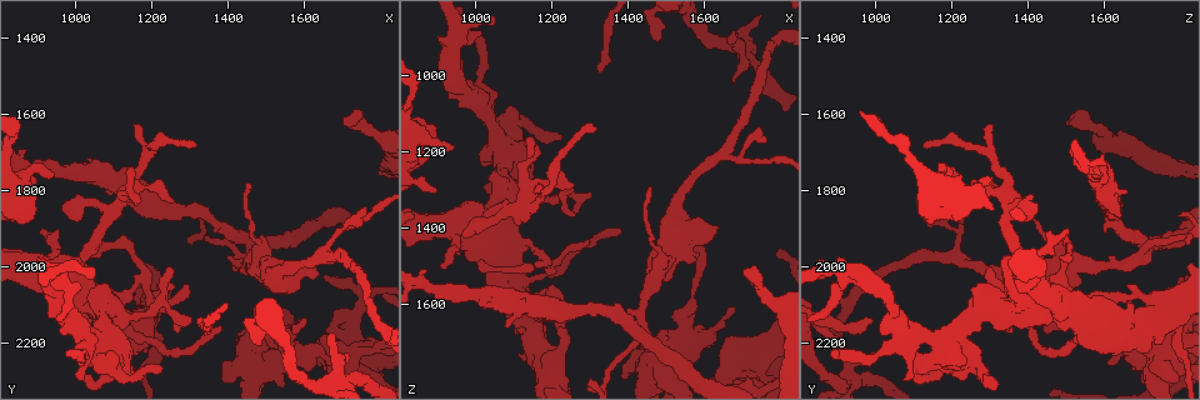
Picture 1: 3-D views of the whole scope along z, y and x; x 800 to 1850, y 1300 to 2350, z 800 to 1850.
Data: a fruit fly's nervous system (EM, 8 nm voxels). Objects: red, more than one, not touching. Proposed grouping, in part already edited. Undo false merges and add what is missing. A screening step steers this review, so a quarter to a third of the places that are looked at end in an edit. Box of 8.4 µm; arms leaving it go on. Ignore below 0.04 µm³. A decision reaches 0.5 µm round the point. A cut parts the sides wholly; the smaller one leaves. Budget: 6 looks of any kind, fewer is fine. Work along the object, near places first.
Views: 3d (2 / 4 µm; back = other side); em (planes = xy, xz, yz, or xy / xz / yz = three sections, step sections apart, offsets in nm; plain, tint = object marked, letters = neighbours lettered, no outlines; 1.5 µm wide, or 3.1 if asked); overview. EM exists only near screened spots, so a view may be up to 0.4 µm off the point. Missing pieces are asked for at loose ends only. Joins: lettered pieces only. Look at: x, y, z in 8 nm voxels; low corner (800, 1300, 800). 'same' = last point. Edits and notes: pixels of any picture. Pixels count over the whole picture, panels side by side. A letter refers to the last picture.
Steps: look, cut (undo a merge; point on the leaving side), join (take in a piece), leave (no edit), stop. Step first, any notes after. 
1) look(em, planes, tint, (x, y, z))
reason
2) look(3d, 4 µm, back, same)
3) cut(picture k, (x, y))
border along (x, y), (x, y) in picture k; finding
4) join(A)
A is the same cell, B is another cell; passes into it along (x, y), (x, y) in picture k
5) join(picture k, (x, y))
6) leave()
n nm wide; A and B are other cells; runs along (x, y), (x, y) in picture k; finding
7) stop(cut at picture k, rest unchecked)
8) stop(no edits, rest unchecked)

look(3d, 4 µm, (1570, 2175, 1440))
thin end

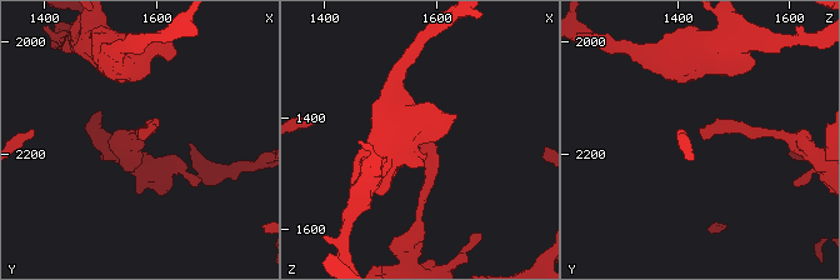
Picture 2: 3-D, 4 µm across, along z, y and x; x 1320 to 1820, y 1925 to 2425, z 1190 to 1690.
look(em, planes, letters, (1575, 2175, 1450))
now the EM

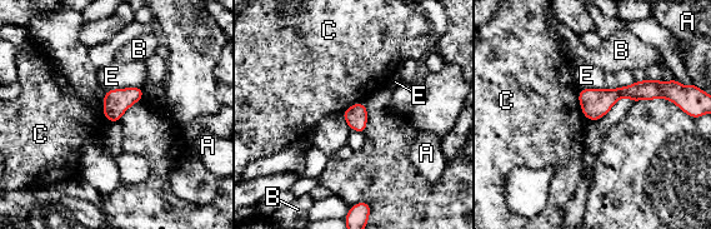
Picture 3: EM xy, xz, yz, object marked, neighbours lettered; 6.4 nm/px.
leave()
140 nm wide; A, B, C and E are other cells; none of them fits

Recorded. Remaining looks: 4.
look(3d, 4 µm, (1255, 1825, 1280))
thin end

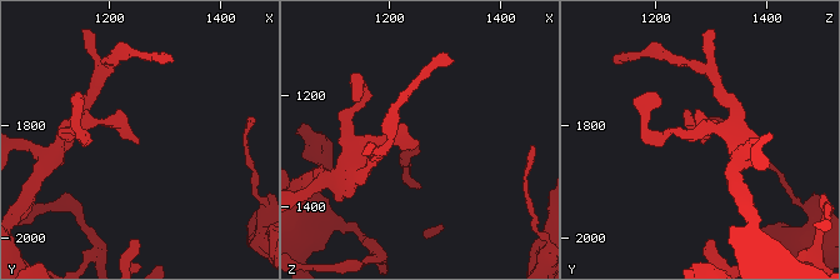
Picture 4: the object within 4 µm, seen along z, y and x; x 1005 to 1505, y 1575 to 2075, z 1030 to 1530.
look(em, xz, step 8, tint, (1250, 1835, 1285))

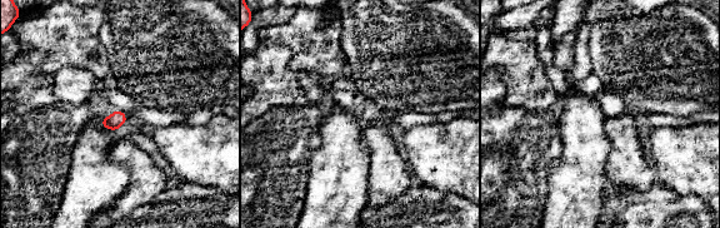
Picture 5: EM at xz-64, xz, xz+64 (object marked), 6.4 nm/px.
look(em, xy, step 4, letters, same)
cut it another way

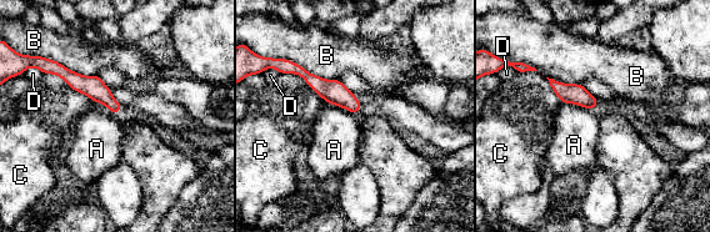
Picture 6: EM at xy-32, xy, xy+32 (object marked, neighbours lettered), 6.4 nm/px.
leave()
A, B, C and D are other cells; border along (563, 102), (574, 102), (593, 110) in picture 6; no lettered piece goes on from it

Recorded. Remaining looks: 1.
look(em, planes, letters, (1705, 1620, 1505))
free end

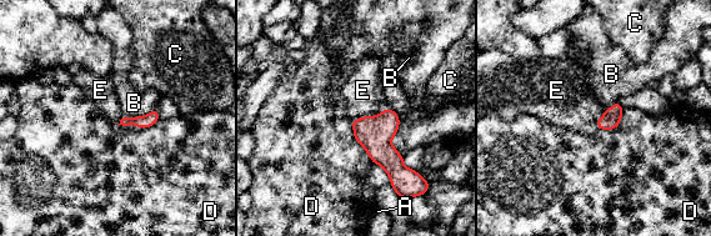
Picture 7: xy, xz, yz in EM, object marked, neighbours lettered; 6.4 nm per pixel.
join(E)
E is the same cell, A, B, C and D are other cells; passes into it along (374, 132), (361, 118), (362, 90) in picture 7; it goes on there

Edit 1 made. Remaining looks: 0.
stop(join at picture 7, rest unchecked)

